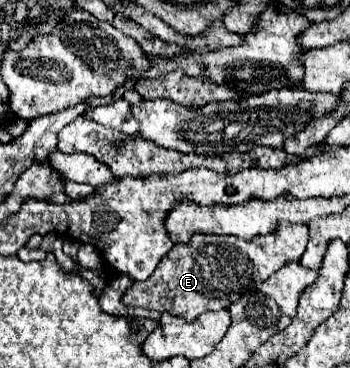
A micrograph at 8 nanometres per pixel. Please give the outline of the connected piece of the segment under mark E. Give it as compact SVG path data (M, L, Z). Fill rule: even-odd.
M279 223L271 235L255 239L193 235L187 243L175 243L147 281L135 281L123 295L125 305L145 305L195 321L205 311L221 311L243 295L243 291L263 283L289 261L299 261L307 247L307 225Z

